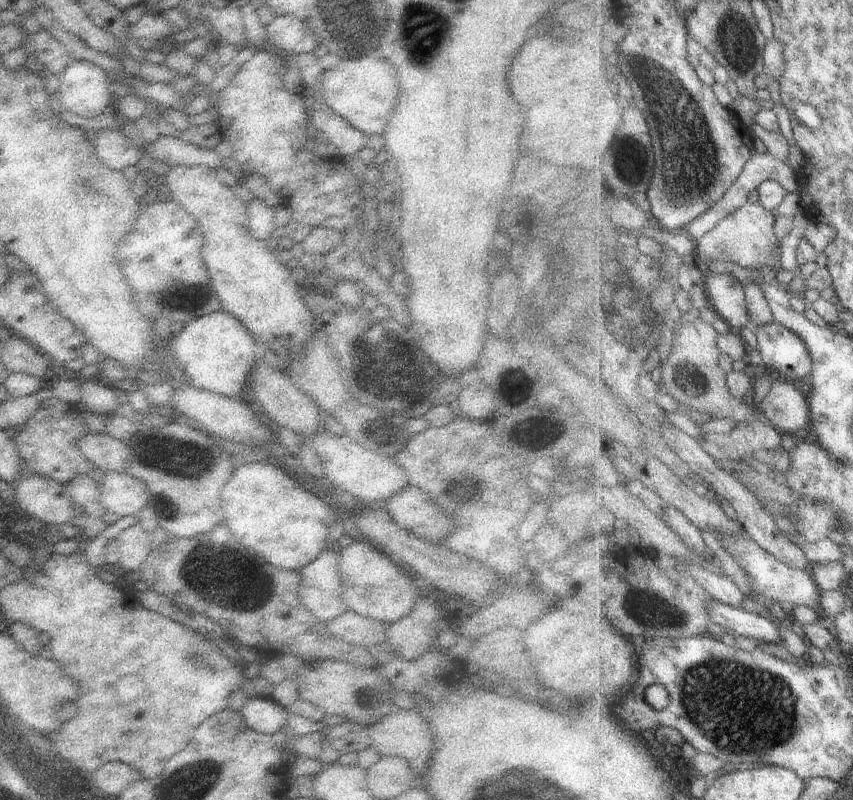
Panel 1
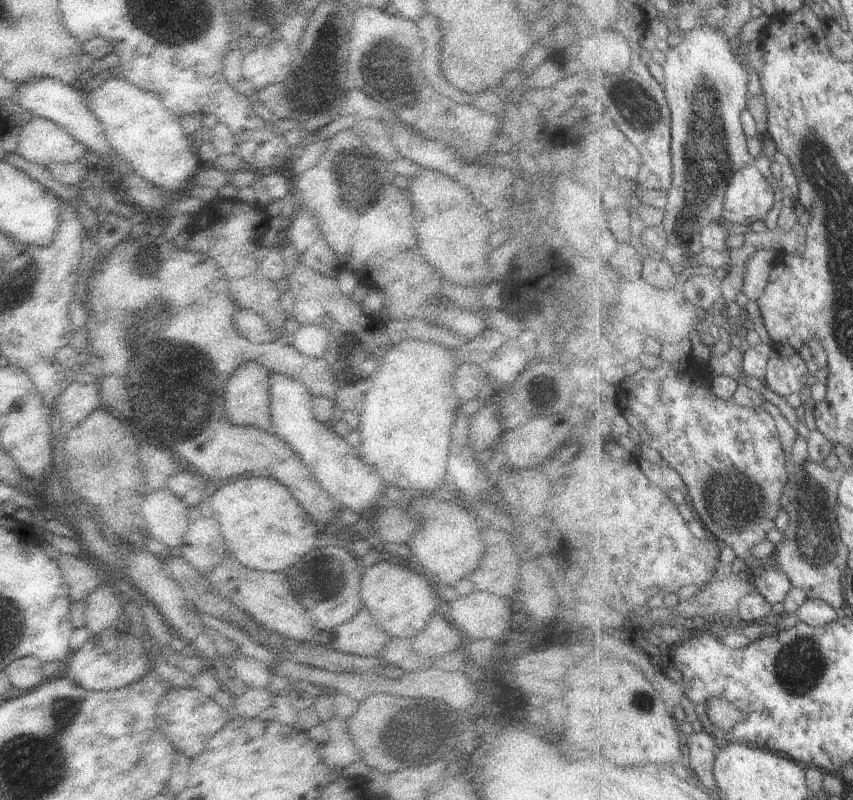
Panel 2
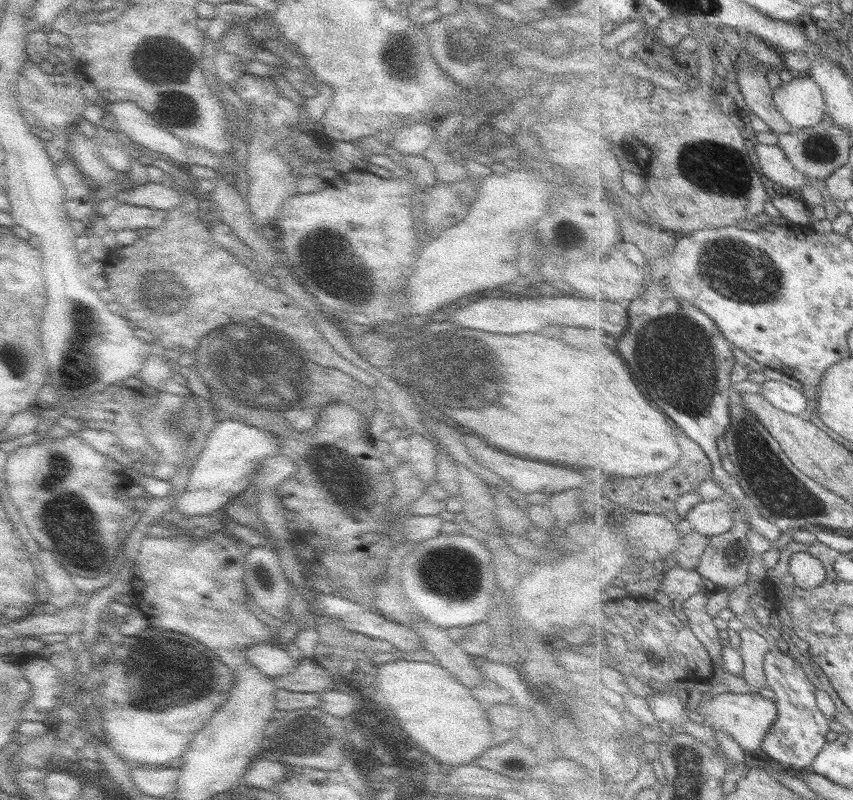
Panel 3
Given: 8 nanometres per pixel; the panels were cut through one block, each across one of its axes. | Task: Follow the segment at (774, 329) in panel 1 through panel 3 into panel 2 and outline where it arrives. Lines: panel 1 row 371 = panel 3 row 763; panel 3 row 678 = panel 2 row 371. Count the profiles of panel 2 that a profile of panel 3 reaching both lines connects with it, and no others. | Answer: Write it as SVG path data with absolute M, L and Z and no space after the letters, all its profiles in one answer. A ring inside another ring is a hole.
M781 344L773 345L764 377L769 385L767 389L784 398L799 393L807 384L807 374L810 374L807 364L799 351Z

